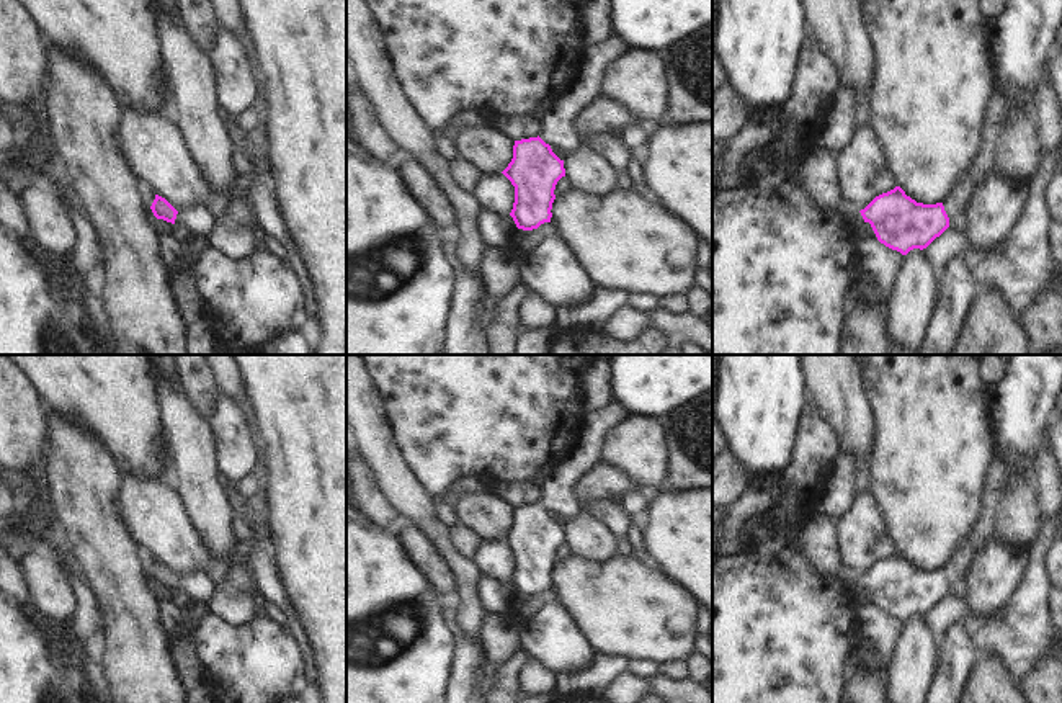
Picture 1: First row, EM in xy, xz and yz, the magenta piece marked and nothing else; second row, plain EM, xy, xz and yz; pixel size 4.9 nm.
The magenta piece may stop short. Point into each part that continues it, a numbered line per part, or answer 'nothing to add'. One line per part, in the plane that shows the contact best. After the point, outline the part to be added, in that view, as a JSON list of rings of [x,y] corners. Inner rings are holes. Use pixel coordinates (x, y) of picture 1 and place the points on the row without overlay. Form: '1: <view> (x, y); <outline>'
1: xz (557, 496); [[[619,402],[585,412],[570,451],[556,464],[541,484],[539,504],[556,517],[572,518],[580,513],[575,500],[575,484],[600,463],[601,440],[609,428],[622,422],[629,412]]]

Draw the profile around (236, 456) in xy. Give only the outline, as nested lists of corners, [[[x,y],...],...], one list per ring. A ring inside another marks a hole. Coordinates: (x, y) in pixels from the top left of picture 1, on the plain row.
[[[219,396],[211,417],[214,451],[219,472],[229,481],[240,481],[255,466],[253,440],[245,422],[245,414],[237,401]]]

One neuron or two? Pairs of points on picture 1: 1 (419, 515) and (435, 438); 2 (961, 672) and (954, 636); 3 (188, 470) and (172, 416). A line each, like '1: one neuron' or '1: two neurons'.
1: two neurons
2: one neuron
3: one neuron

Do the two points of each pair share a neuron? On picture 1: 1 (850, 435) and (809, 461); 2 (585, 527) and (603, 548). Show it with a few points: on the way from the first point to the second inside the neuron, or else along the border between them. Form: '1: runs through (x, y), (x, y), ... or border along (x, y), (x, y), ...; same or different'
1: border along (817, 411), (832, 429), (840, 452); different
2: runs through (587, 532), (598, 543); same

